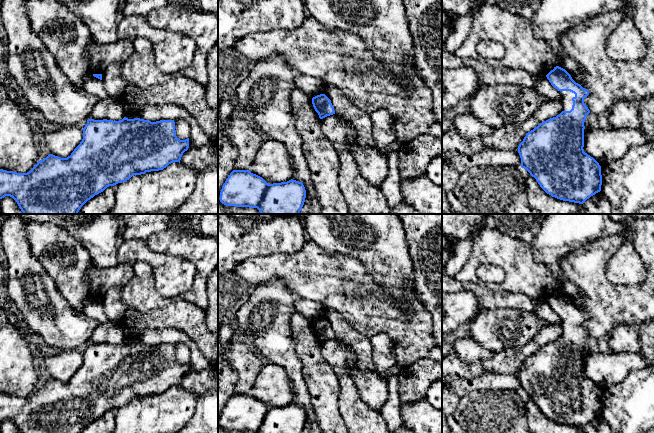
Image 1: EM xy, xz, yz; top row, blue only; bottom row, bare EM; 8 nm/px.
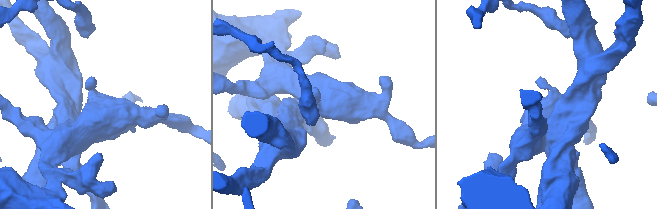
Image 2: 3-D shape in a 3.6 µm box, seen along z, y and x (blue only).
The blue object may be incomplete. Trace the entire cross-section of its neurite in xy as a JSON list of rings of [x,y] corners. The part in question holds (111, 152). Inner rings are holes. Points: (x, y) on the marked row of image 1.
[[[124,117],[122,120],[88,119],[83,128],[83,139],[70,156],[61,158],[49,154],[27,173],[17,173],[0,169],[0,199],[12,197],[23,214],[78,214],[81,207],[107,187],[126,182],[133,175],[159,171],[173,162],[180,162],[189,148],[189,138],[180,140],[176,136],[174,120],[148,120]]]

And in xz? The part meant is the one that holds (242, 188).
[[[233,170],[220,192],[220,202],[226,206],[257,208],[261,214],[300,214],[306,198],[306,190],[302,182],[289,180],[287,182],[268,184],[262,177],[249,170]]]

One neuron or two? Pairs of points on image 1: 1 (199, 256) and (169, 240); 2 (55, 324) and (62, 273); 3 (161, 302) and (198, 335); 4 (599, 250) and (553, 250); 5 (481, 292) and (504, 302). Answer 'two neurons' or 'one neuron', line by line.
1: one neuron
2: two neurons
3: two neurons
4: two neurons
5: one neuron

